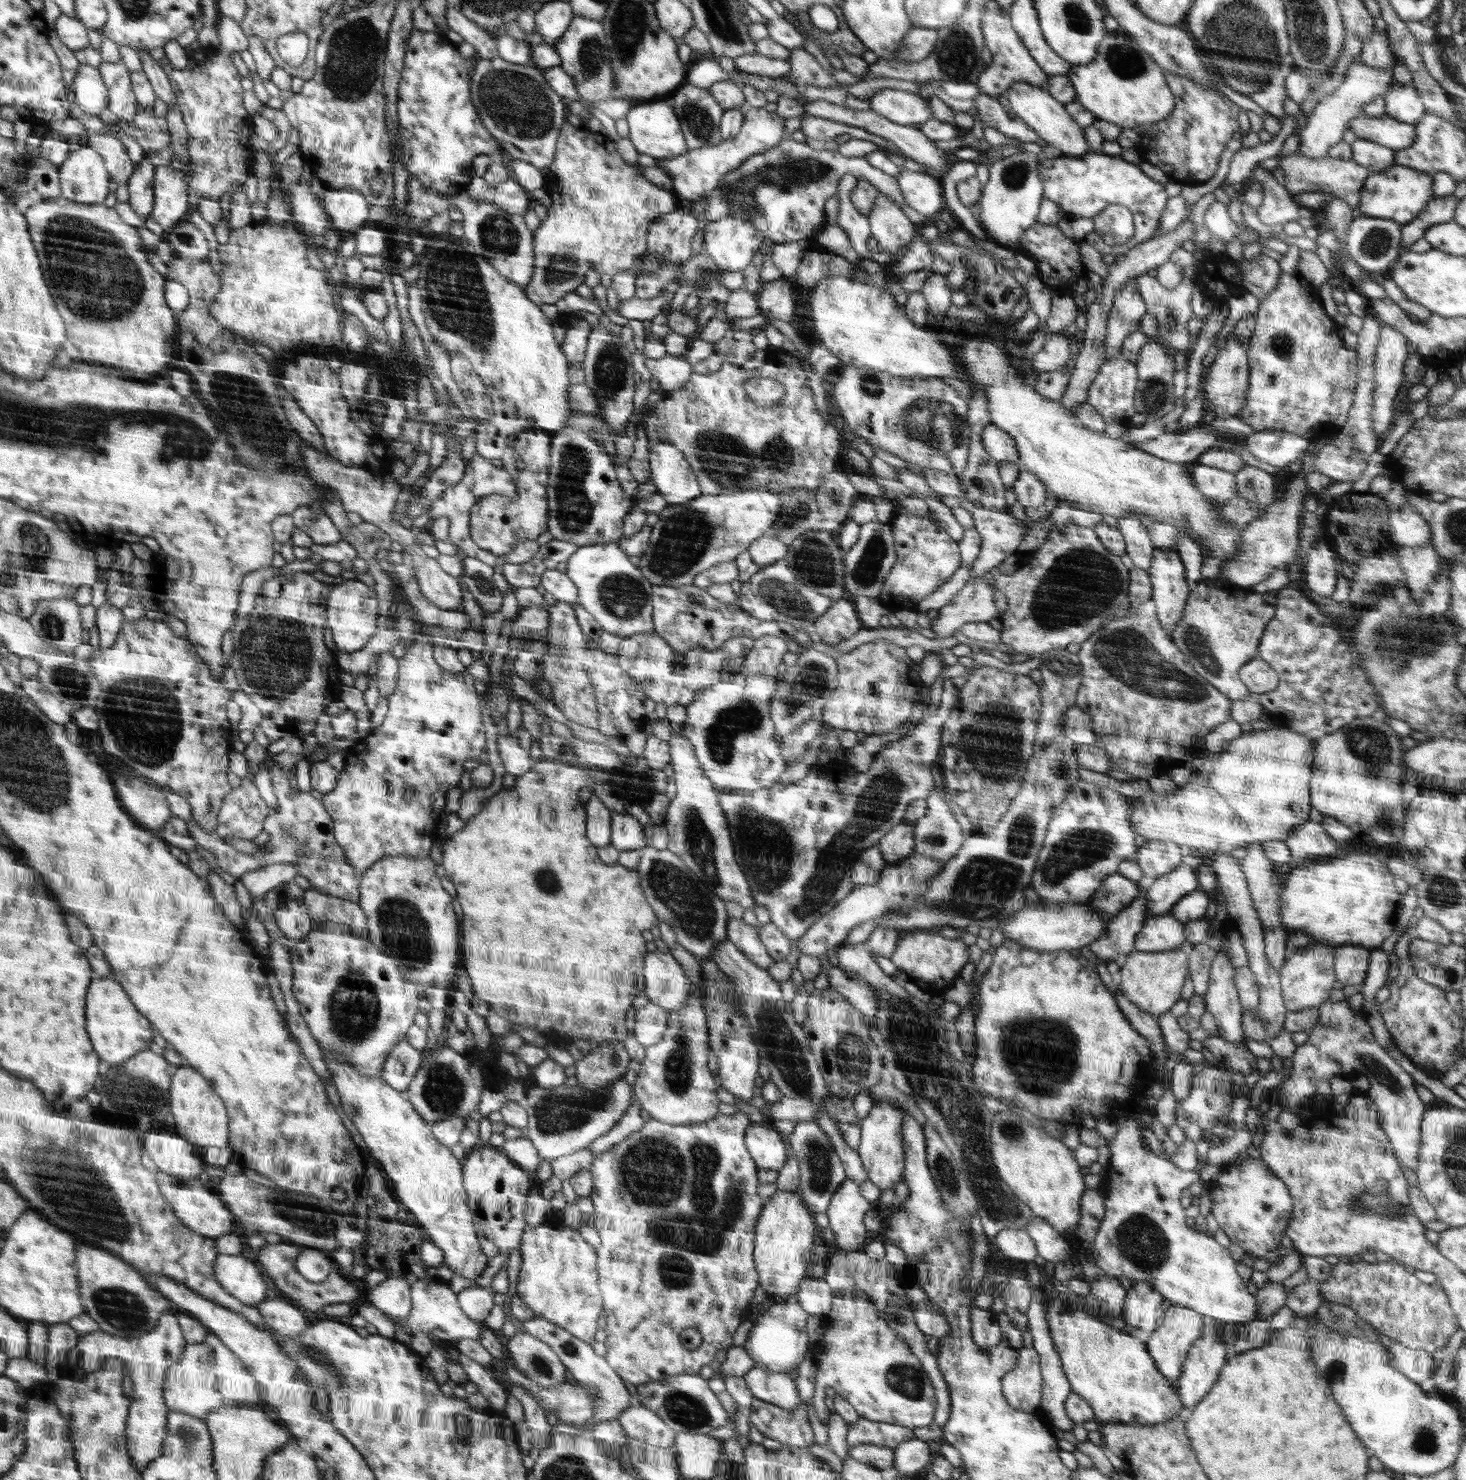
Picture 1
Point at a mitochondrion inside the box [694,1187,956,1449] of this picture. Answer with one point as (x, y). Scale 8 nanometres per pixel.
(906, 1379)

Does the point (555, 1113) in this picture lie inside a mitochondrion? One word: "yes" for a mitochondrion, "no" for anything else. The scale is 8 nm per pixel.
yes

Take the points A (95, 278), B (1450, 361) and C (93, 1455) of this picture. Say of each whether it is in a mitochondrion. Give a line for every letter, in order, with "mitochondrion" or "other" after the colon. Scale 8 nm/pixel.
A: mitochondrion
B: other
C: other

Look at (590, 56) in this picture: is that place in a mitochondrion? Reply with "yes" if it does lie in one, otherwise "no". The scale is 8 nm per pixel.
yes

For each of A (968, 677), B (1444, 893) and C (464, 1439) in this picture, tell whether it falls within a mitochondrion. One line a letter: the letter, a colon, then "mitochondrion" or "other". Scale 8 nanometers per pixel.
A: other
B: mitochondrion
C: other

